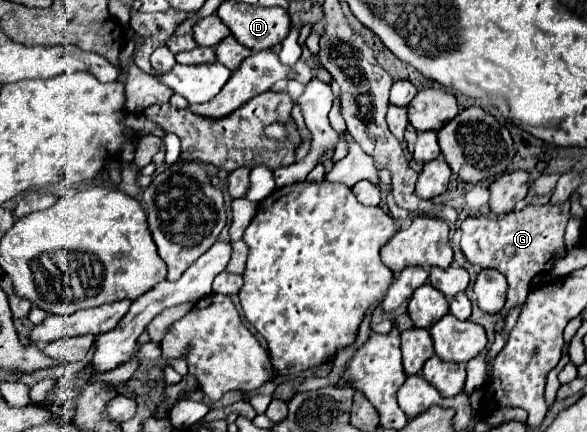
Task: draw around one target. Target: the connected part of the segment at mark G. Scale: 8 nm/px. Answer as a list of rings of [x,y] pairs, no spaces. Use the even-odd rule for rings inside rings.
[[[568,201],[552,205],[528,205],[522,211],[510,211],[502,217],[478,215],[466,217],[460,225],[460,249],[472,265],[480,267],[494,267],[508,279],[508,297],[506,305],[500,311],[502,319],[518,305],[522,305],[530,293],[530,281],[546,273],[554,267],[558,259],[566,255],[564,231],[570,219],[570,205]]]

